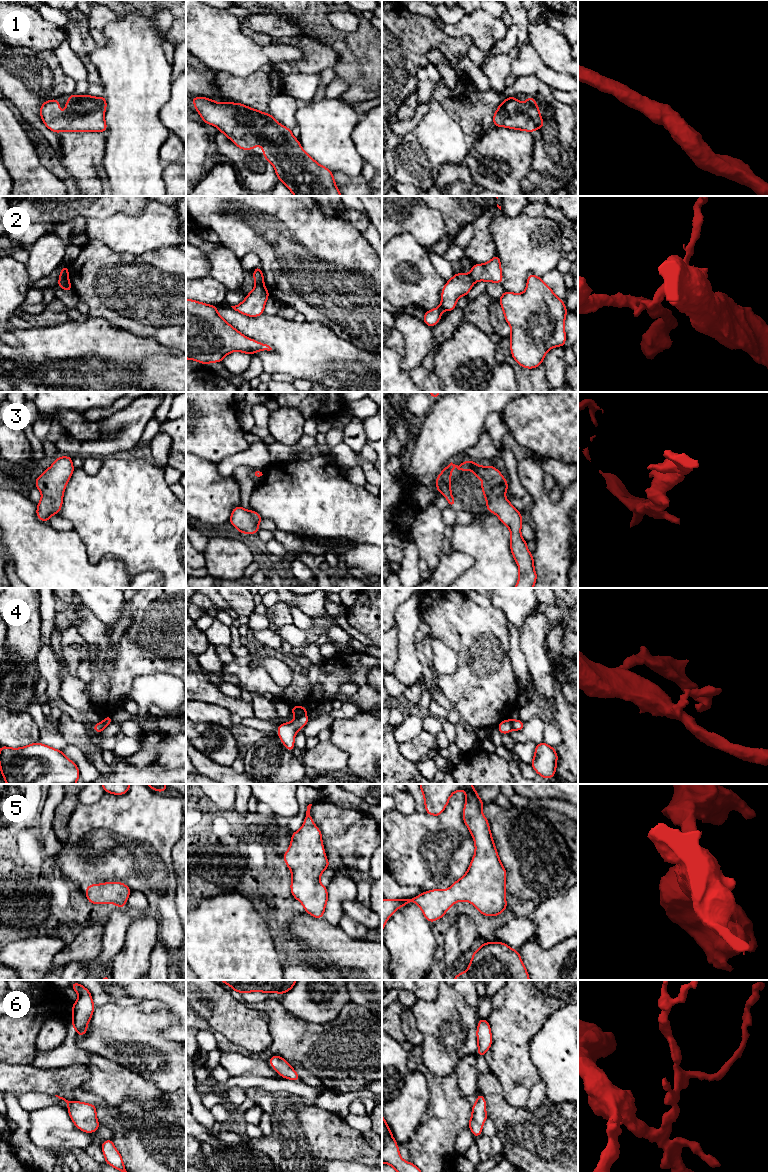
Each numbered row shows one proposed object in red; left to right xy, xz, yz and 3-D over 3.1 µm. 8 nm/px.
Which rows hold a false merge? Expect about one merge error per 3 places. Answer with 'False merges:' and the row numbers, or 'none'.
False merges: 2, 4

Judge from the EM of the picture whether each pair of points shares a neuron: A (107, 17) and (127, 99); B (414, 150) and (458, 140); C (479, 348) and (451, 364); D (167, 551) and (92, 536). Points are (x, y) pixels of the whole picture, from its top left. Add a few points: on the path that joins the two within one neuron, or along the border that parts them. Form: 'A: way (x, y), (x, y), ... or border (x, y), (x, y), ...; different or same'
A: border (118, 17), (105, 26), (105, 43), (102, 45); different
B: way (425, 149), (435, 141), (447, 141); same
C: way (472, 352), (464, 360), (458, 361); same
D: way (148, 536), (111, 536); same

